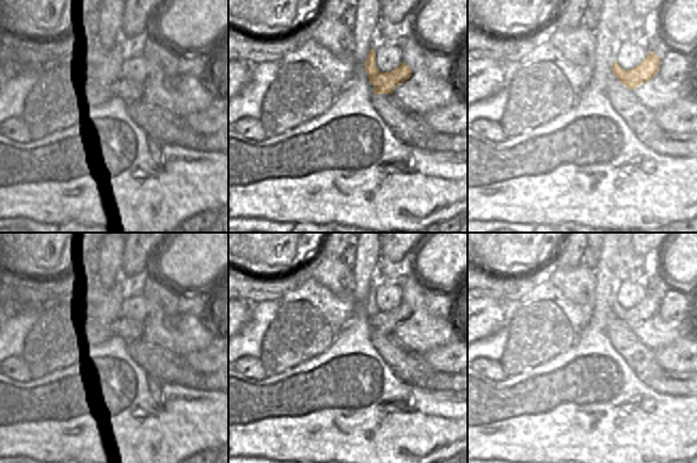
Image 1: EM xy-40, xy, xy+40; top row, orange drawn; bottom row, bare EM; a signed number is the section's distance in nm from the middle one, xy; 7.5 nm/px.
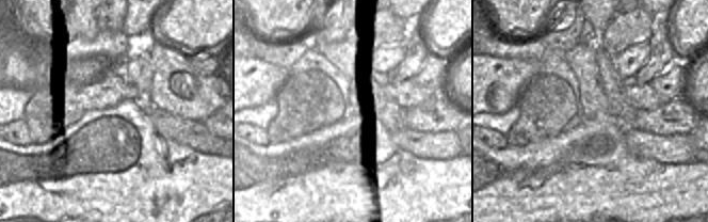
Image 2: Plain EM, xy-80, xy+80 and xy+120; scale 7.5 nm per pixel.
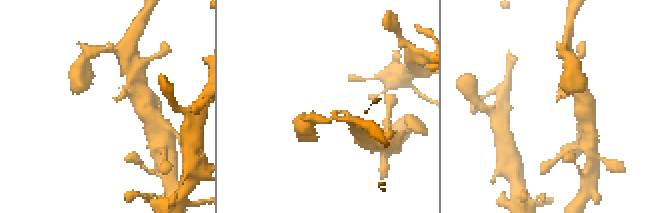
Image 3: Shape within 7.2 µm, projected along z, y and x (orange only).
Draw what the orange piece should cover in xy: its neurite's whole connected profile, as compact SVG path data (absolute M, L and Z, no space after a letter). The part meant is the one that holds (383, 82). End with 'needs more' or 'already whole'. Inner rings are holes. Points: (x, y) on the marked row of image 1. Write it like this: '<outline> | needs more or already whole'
M370 49L365 61L365 71L369 83L374 84L375 94L393 94L393 91L412 76L412 69L405 63L400 63L390 73L381 73L376 67L376 51Z | already whole

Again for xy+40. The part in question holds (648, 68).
M650 51L647 57L631 70L624 70L617 62L614 62L611 69L614 76L629 90L633 90L641 83L658 75L661 61L660 57Z | already whole

